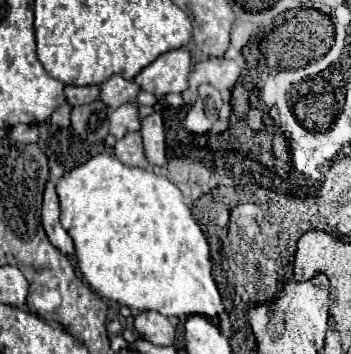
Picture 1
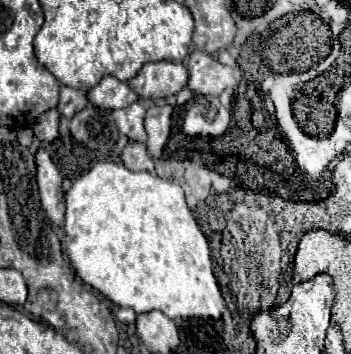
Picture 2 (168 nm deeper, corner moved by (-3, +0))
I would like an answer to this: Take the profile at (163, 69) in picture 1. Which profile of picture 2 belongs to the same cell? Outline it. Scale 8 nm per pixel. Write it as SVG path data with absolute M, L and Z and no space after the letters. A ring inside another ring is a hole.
M156 61L146 63L136 77L128 81L128 85L142 99L158 99L176 95L188 81L188 71L182 63L174 61Z

